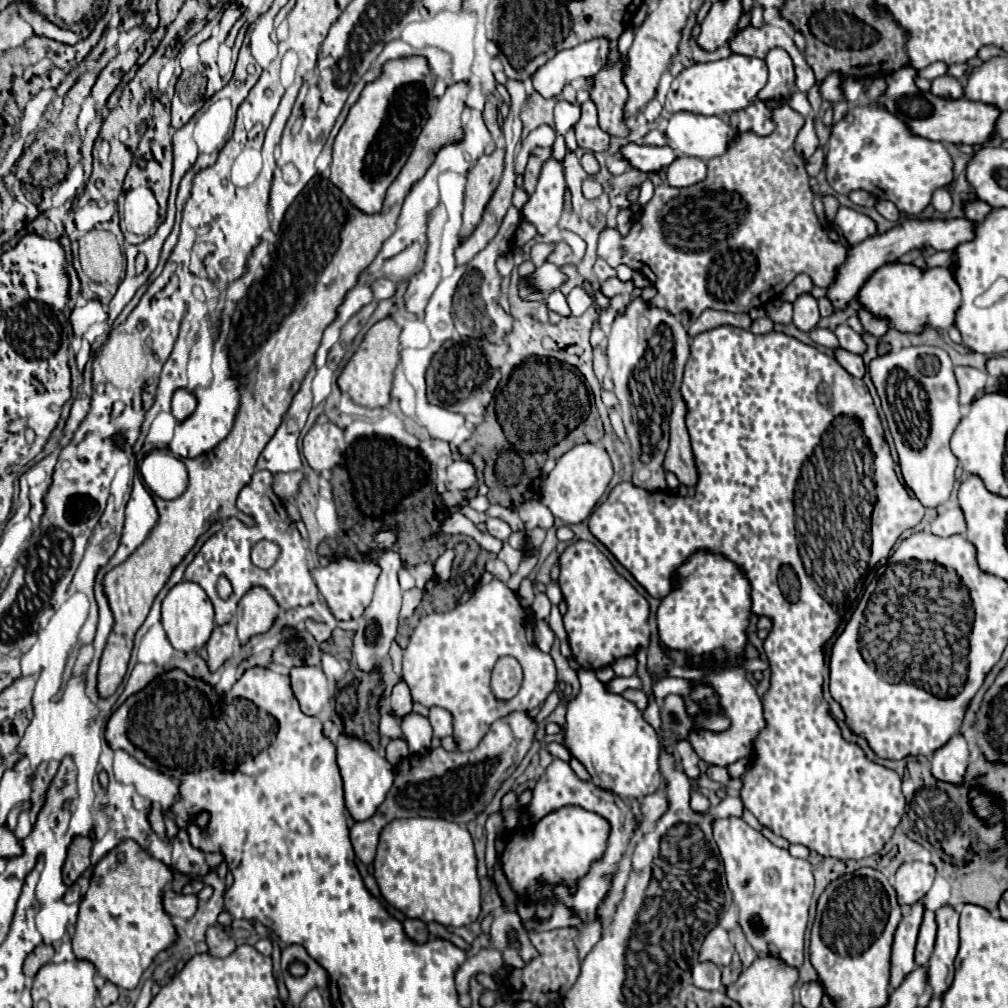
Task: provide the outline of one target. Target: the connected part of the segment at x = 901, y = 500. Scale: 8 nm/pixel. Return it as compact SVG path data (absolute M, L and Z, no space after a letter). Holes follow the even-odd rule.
M718 327L706 333L700 333L692 339L690 345L690 359L686 363L686 371L684 371L684 381L682 381L682 397L688 405L688 415L686 415L686 427L690 433L690 441L692 441L692 451L694 451L694 461L696 461L696 469L698 469L698 483L696 483L696 495L676 496L671 491L646 491L640 489L632 483L620 483L616 485L608 499L590 515L590 533L602 543L606 545L606 549L632 573L632 577L656 599L662 599L664 595L670 593L672 585L674 585L674 571L676 567L680 567L688 555L692 555L698 549L708 549L714 553L722 553L726 555L730 561L734 561L736 565L740 565L746 573L746 577L750 579L752 585L752 613L756 615L768 615L772 619L772 631L768 635L768 639L764 641L764 651L768 655L768 663L770 663L770 691L762 697L764 703L764 719L766 719L766 727L764 731L758 735L754 749L754 761L748 767L746 775L742 777L744 787L740 791L740 799L744 803L744 807L748 807L752 811L752 815L768 829L772 829L776 835L784 837L788 843L798 843L808 847L810 851L816 851L822 857L836 857L836 859L864 859L870 857L878 851L882 851L882 847L888 843L888 839L892 837L894 829L900 823L900 817L904 815L904 795L900 789L900 777L882 767L882 765L874 765L864 757L864 751L848 741L842 739L840 729L836 725L836 721L830 717L830 707L822 697L822 669L824 669L824 645L826 641L834 635L842 615L846 613L848 605L854 605L854 601L860 597L862 589L864 589L864 579L868 575L868 571L882 559L890 555L892 545L898 541L898 537L920 523L922 515L924 515L924 505L920 505L918 499L910 499L906 487L898 481L895 471L895 463L890 457L890 449L886 443L884 429L882 423L878 419L878 411L872 403L872 397L864 385L862 379L852 377L842 365L834 365L834 359L820 353L816 347L810 347L806 343L800 343L794 337L788 337L784 333L766 333L766 335L754 335L746 329L738 329L738 327ZM792 493L794 493L794 505L796 505L796 529L794 529L794 505L792 505Z

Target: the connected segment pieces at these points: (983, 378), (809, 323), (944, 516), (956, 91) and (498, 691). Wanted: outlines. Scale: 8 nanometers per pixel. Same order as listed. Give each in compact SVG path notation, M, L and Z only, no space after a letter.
M956 367L956 381L960 387L960 403L968 405L972 403L976 393L986 387L988 375L974 367Z
M808 293L806 295L800 295L796 301L794 301L794 325L804 331L804 333L810 333L820 321L820 313L818 313L818 303L814 297L810 297Z
M958 505L948 507L938 513L938 517L932 521L932 533L940 537L950 537L950 535L964 535L966 533L966 523L962 509Z
M944 75L944 77L938 77L932 81L932 93L938 97L960 99L960 97L964 97L964 87L956 77Z
M502 657L492 671L492 693L496 699L512 699L522 683L522 669L514 657Z

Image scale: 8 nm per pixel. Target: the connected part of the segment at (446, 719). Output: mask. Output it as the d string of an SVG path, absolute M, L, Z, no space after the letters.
M432 707L430 709L430 715L428 715L428 721L434 729L434 737L448 737L454 733L454 727L452 727L452 715L446 711L446 709L440 709L440 707Z

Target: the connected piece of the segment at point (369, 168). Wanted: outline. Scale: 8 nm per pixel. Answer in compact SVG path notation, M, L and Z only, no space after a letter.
M422 55L388 61L382 75L364 87L334 141L330 175L330 181L342 189L354 207L364 213L382 209L386 189L404 167L416 137L430 117L430 105L432 101L436 103L432 89L434 75L430 73L428 59Z

